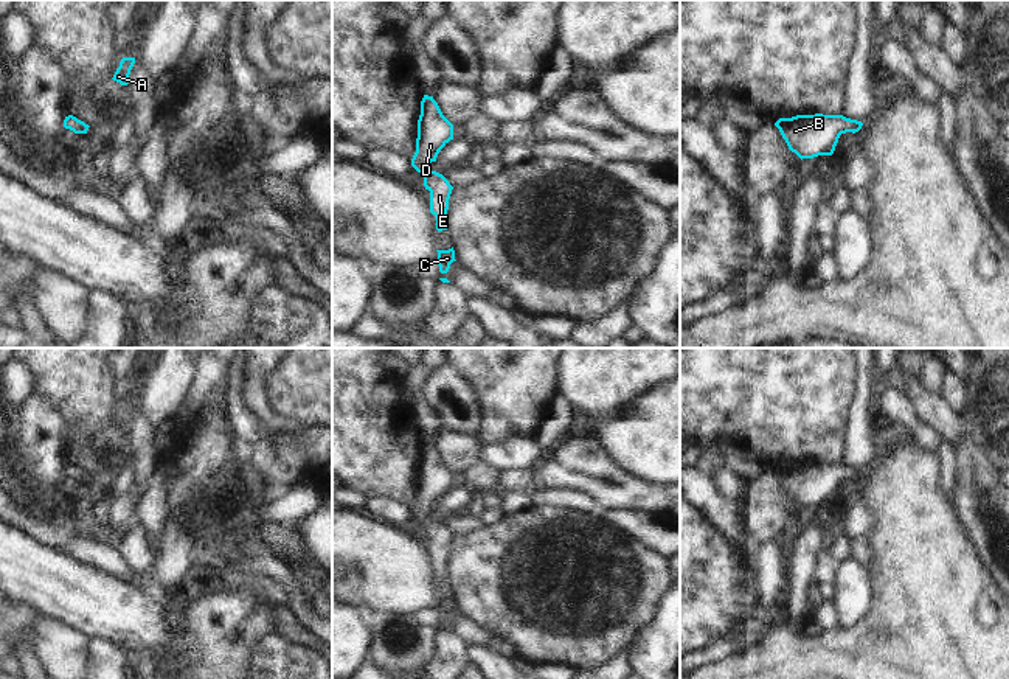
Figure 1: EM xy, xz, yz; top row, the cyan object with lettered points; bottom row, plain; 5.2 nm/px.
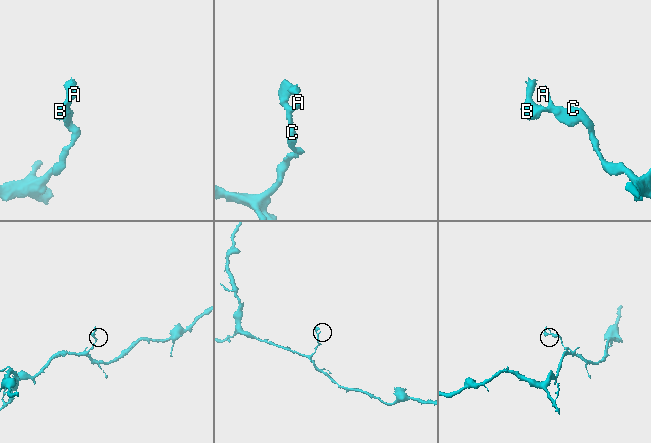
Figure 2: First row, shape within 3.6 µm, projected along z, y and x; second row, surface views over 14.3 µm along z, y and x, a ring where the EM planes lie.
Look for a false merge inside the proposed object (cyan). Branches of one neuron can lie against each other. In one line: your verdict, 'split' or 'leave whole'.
leave whole

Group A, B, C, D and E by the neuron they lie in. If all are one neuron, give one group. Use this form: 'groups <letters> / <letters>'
groups A B C D E

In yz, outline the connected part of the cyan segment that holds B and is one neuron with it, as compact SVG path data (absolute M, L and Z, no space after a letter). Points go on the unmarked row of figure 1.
M815 461L779 466L775 474L779 477L789 497L803 508L832 503L840 483L858 480L863 471L843 463Z

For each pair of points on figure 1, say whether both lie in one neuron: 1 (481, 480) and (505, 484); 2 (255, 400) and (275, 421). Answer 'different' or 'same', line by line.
1: different
2: same

